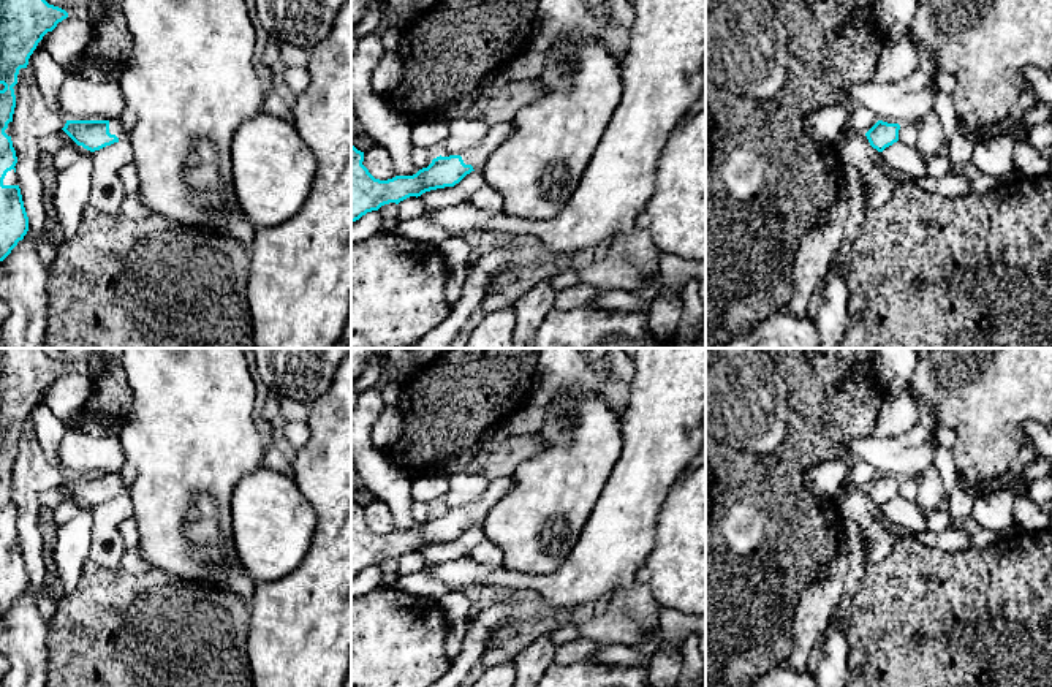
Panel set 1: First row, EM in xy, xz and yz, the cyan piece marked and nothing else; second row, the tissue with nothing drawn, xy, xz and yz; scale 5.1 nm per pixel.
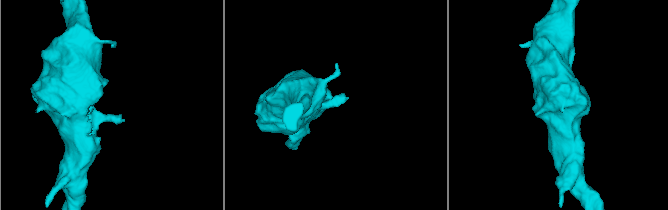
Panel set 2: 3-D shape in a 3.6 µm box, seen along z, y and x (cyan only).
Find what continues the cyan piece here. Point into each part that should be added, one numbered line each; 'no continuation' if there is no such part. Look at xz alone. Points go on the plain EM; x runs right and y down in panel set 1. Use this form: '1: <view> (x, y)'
1: xz (497, 488)

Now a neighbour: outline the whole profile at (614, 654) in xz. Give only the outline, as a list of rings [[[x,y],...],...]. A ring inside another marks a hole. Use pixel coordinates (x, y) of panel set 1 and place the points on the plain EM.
[[[622,644],[598,646],[590,662],[650,670],[650,652]]]

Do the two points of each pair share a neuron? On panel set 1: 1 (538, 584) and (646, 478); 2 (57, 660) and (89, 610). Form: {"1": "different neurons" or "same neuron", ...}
{"1": "same neuron", "2": "same neuron"}

